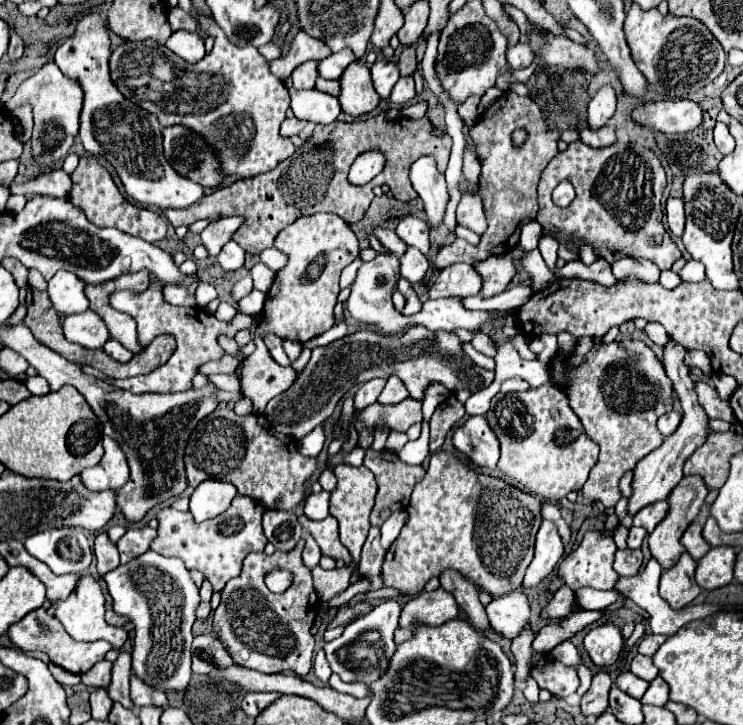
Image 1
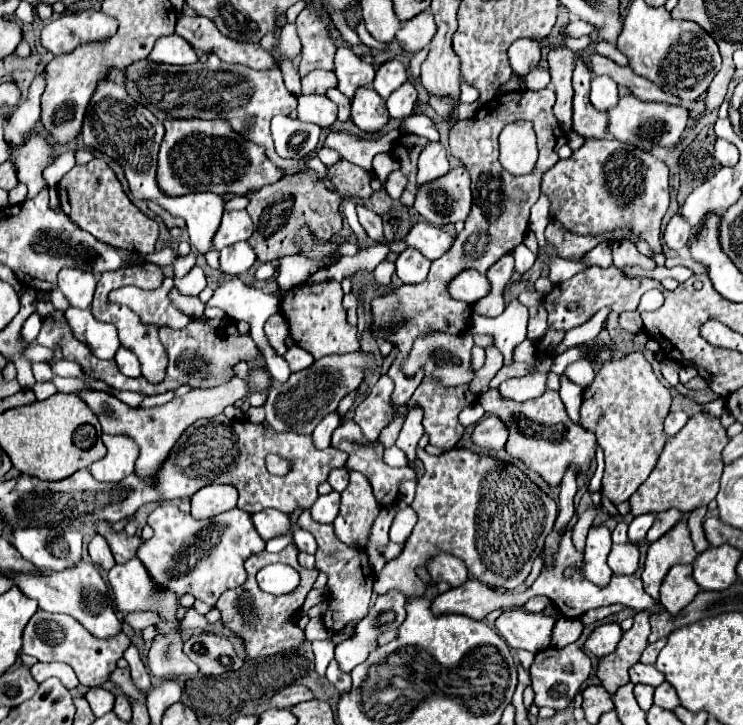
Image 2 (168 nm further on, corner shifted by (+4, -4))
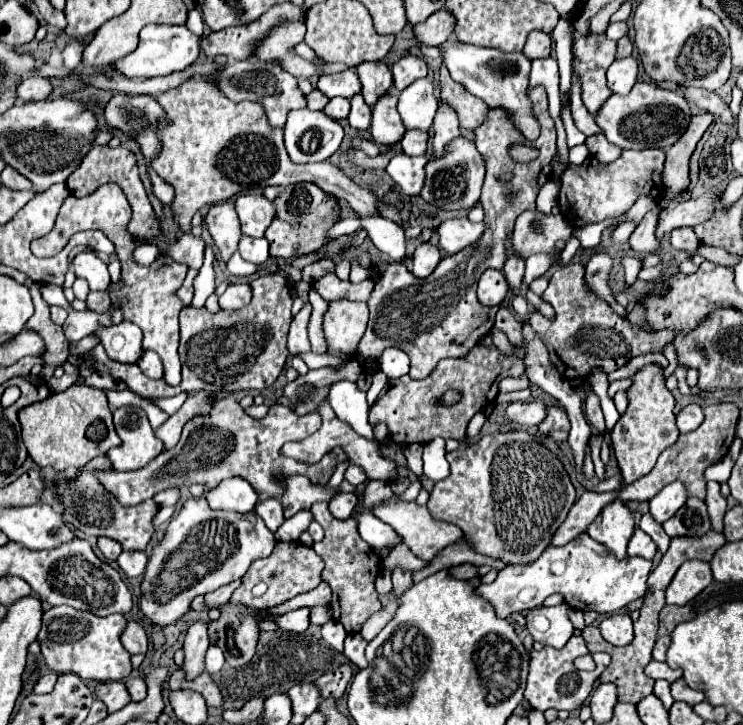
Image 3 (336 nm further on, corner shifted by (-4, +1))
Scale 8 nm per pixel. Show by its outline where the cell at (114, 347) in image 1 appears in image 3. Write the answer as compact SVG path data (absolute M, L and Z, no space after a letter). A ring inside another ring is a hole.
M142 351L140 361L138 361L140 371L150 377L150 379L162 379L162 365L160 365L160 357L154 351Z

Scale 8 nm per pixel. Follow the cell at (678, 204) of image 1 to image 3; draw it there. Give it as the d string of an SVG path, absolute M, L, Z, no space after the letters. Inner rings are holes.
M678 227L670 233L670 243L674 249L684 249L692 255L696 255L696 247L698 247L698 237L694 235L692 227Z

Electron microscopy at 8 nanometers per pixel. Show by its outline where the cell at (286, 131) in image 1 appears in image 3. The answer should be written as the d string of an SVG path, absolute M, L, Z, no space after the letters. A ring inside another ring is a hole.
M290 111L284 125L284 143L294 163L326 161L342 143L342 125L322 111Z

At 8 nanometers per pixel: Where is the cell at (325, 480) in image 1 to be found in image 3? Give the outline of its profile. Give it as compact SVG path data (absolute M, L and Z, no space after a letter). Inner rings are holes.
M350 465L350 467L346 469L346 473L344 473L344 479L346 479L350 485L358 487L358 485L362 485L368 477L366 477L364 469L360 469L360 467L356 467L356 465Z

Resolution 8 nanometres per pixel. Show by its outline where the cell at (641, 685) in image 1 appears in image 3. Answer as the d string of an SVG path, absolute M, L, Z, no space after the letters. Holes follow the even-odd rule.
M656 681L656 683L654 683L654 695L662 701L662 705L664 705L666 709L670 709L670 705L674 703L674 699L672 699L672 695L670 695L670 683L668 683L668 681Z

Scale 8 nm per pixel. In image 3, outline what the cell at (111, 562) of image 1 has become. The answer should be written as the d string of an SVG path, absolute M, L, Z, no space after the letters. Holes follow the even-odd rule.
M100 537L100 539L98 539L98 549L102 551L102 555L104 555L108 561L116 561L118 555L122 553L120 543L114 541L114 539L108 539L108 537Z

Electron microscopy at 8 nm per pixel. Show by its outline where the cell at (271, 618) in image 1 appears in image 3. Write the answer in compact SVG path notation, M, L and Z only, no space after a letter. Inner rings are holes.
M278 541L272 555L266 559L258 559L250 565L250 569L246 571L246 575L242 577L240 587L232 593L230 603L232 605L248 605L254 609L274 609L278 605L282 605L284 601L310 591L312 587L316 587L322 581L322 569L324 569L324 561L314 553L312 547L306 547L302 543L282 543Z

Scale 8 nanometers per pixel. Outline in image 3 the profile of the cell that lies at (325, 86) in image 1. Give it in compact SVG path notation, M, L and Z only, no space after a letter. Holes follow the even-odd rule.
M360 95L352 97L350 99L350 115L348 115L348 123L358 129L358 131L364 131L370 127L370 107L364 103L364 99Z

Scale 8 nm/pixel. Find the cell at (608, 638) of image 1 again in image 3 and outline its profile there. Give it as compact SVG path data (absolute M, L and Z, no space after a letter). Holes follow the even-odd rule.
M612 615L600 623L602 637L612 645L628 645L634 637L632 619L628 615Z

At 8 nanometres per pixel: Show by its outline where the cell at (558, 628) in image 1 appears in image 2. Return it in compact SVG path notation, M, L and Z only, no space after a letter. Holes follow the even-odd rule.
M558 618L554 632L552 632L552 646L554 648L564 648L572 642L576 642L582 634L582 622L572 620L572 618Z

